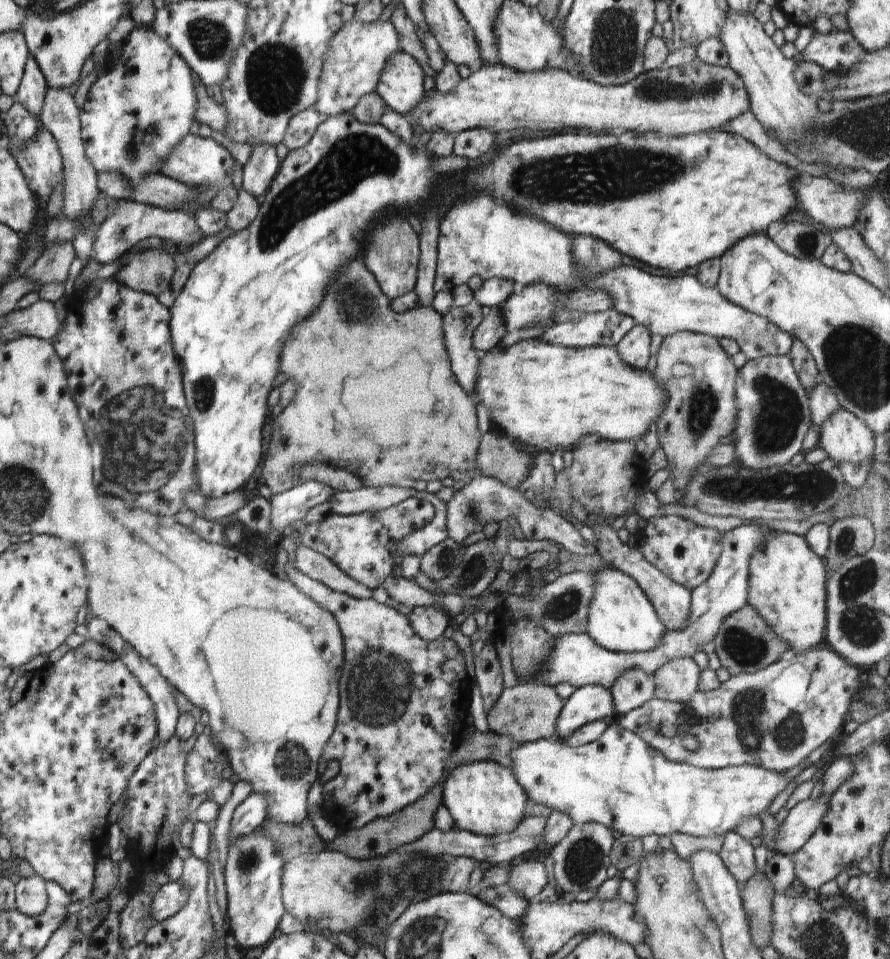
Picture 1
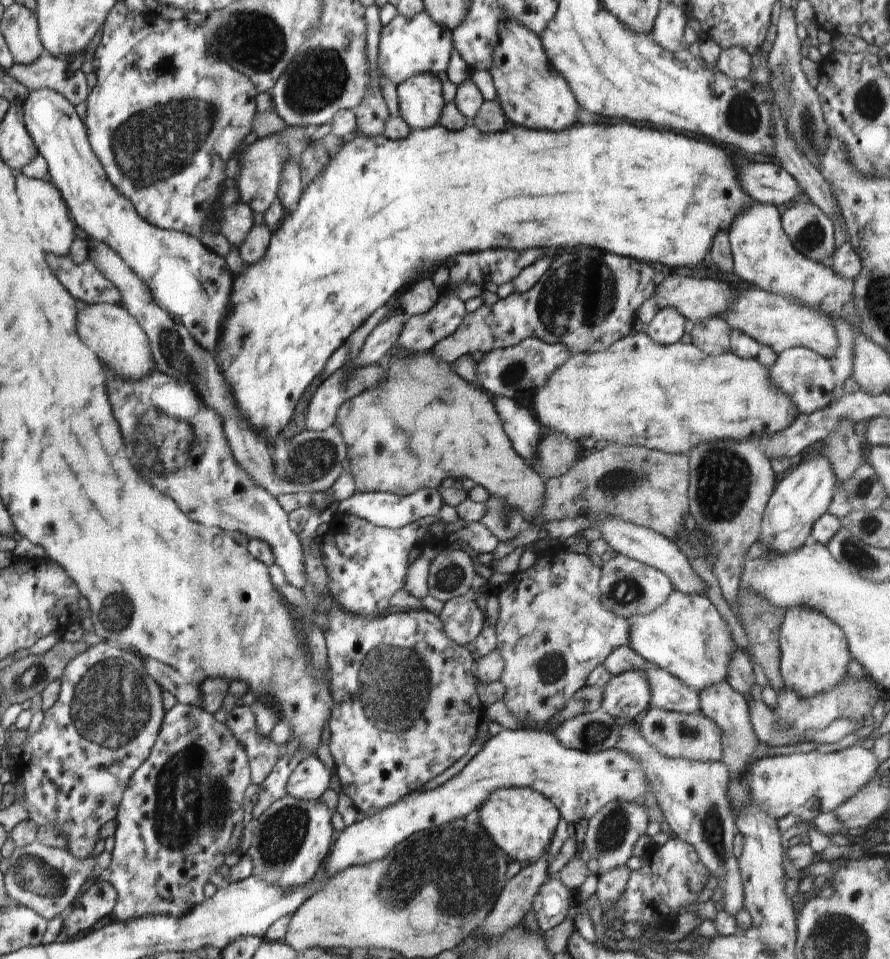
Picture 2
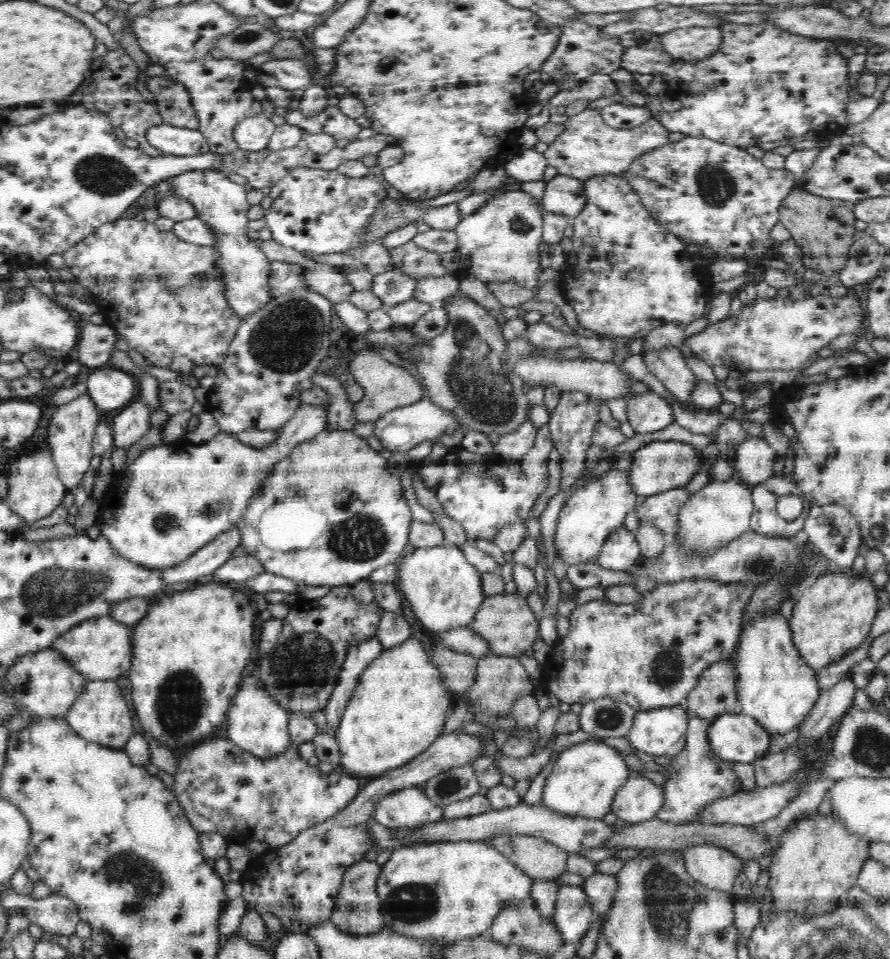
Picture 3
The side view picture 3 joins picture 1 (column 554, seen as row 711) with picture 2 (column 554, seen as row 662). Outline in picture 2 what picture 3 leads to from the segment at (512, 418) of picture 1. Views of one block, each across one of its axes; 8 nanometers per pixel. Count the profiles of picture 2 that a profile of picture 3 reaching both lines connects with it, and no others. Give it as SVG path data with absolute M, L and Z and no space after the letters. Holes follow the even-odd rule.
M644 331L639 333L628 333L625 337L616 340L606 350L602 352L587 352L571 354L564 364L560 365L546 379L546 382L535 390L533 395L534 414L537 421L542 426L546 426L550 433L557 433L560 436L566 437L568 441L575 441L583 443L584 440L592 438L596 440L597 445L607 444L621 444L621 445L640 445L649 449L656 449L670 454L682 454L693 449L697 444L703 442L712 442L715 440L730 439L730 440L744 440L750 439L748 436L760 437L766 435L774 435L775 432L783 431L784 428L789 427L791 422L798 414L795 406L792 404L790 397L784 393L780 393L777 388L771 384L769 379L769 370L764 368L757 360L743 359L736 356L732 351L724 353L723 355L707 355L699 348L692 344L683 344L680 341L669 345L663 345L654 342Z

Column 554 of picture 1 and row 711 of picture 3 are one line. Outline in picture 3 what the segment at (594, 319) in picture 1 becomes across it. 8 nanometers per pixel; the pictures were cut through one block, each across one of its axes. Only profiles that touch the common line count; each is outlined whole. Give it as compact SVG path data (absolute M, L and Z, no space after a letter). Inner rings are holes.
M370 637L348 648L340 676L323 710L330 732L335 734L344 715L346 705L353 694L357 681L366 666L383 653L382 643L378 638Z

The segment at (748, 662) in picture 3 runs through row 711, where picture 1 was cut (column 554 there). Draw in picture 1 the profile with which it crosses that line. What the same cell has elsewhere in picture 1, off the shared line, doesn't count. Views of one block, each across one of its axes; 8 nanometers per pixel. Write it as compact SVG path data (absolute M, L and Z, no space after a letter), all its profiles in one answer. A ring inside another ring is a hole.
M610 724L604 735L595 742L580 747L570 747L566 743L543 738L520 744L510 752L509 758L510 770L531 803L538 803L551 811L560 812L579 826L599 823L616 833L640 839L652 834L660 837L676 833L695 838L726 836L728 832L734 831L741 821L750 817L759 818L793 780L786 778L786 772L769 771L759 765L744 764L722 769L704 769L687 763L674 763L652 749L635 733L616 724Z

